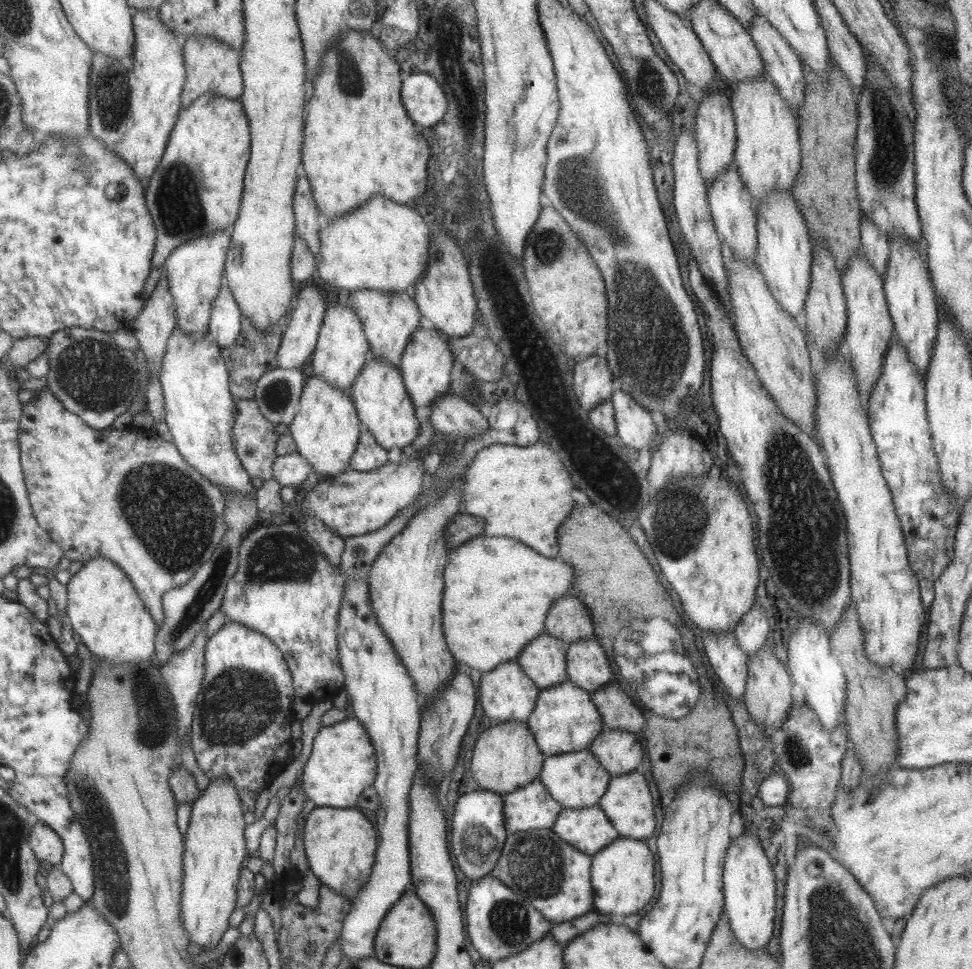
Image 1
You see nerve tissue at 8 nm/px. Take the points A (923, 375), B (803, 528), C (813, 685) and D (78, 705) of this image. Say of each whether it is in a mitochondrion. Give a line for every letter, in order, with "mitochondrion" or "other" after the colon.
A: other
B: mitochondrion
C: other
D: other

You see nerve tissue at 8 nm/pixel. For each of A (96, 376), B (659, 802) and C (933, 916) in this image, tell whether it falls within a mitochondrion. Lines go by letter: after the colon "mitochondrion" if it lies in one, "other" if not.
A: mitochondrion
B: other
C: other

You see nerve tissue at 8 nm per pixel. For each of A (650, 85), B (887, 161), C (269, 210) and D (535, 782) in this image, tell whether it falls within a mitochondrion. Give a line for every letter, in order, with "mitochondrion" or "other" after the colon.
A: mitochondrion
B: mitochondrion
C: other
D: other

